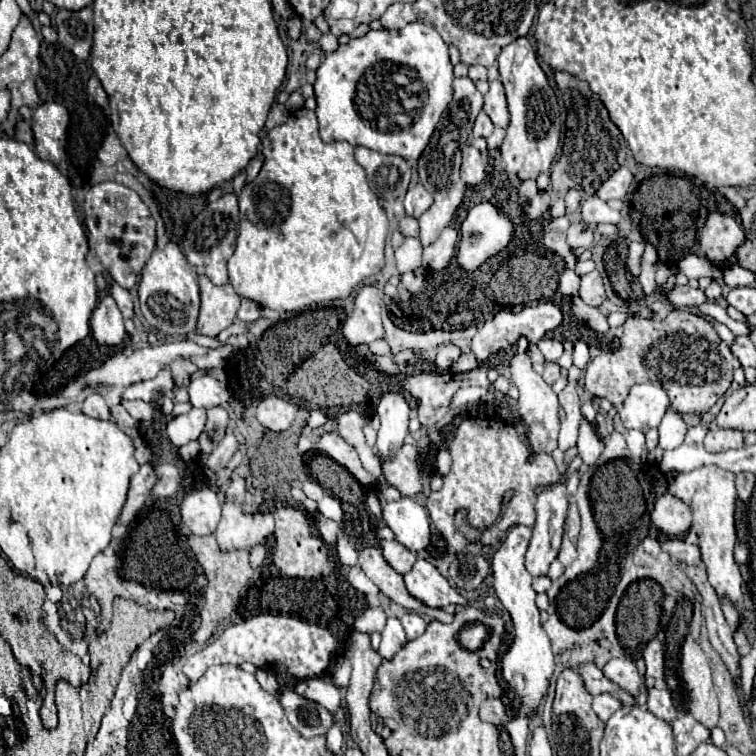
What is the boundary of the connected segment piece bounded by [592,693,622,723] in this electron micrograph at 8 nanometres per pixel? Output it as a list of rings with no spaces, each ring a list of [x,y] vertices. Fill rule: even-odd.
[[[602,693],[602,695],[596,695],[594,697],[594,703],[592,703],[592,709],[594,709],[594,713],[606,723],[608,719],[610,719],[610,715],[616,711],[616,709],[620,709],[622,707],[622,703],[618,701],[618,699],[614,699],[612,695],[608,695],[608,693]]]

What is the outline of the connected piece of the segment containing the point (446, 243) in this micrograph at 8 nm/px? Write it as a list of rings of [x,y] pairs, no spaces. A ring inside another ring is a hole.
[[[452,226],[446,227],[440,235],[440,240],[423,249],[423,266],[434,271],[447,267],[455,256],[458,241],[458,231]]]

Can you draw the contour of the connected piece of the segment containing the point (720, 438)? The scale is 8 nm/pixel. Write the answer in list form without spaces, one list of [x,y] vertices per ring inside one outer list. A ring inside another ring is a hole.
[[[712,427],[704,439],[704,447],[710,453],[720,453],[720,451],[728,451],[728,449],[738,449],[744,447],[744,435],[742,431],[734,431],[734,429],[720,429],[720,427]]]

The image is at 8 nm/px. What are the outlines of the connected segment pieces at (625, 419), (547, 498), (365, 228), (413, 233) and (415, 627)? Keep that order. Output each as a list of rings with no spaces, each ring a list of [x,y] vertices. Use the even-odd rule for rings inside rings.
[[[638,383],[630,389],[630,395],[620,411],[620,419],[626,429],[646,431],[650,427],[660,425],[668,407],[670,399],[668,393],[662,389],[662,385]]]
[[[548,489],[538,495],[536,501],[538,517],[526,553],[526,571],[532,577],[546,575],[550,563],[556,559],[564,533],[566,511],[568,511],[566,489]]]
[[[298,109],[296,113],[292,113],[288,117],[286,123],[270,129],[266,133],[266,137],[262,139],[264,145],[264,165],[258,173],[258,177],[248,183],[242,193],[238,195],[238,203],[240,203],[240,233],[236,239],[236,251],[234,255],[228,259],[228,275],[230,275],[230,285],[234,285],[236,293],[240,297],[252,299],[254,303],[268,307],[268,309],[276,309],[276,311],[286,311],[286,313],[300,313],[306,311],[312,305],[324,307],[328,305],[328,301],[334,299],[344,299],[348,297],[356,285],[360,285],[366,277],[376,275],[382,267],[384,267],[384,245],[386,245],[386,235],[388,235],[388,219],[384,209],[378,203],[378,197],[372,193],[372,189],[368,187],[368,179],[366,179],[366,171],[356,163],[354,159],[354,147],[346,141],[334,141],[334,143],[324,143],[318,135],[318,119],[316,113],[310,109]]]
[[[404,217],[400,221],[400,231],[404,237],[418,237],[418,221],[414,217]]]
[[[406,613],[400,621],[402,621],[404,631],[406,631],[406,637],[410,641],[416,639],[416,637],[420,637],[426,631],[426,623],[424,623],[424,619],[418,613]]]

